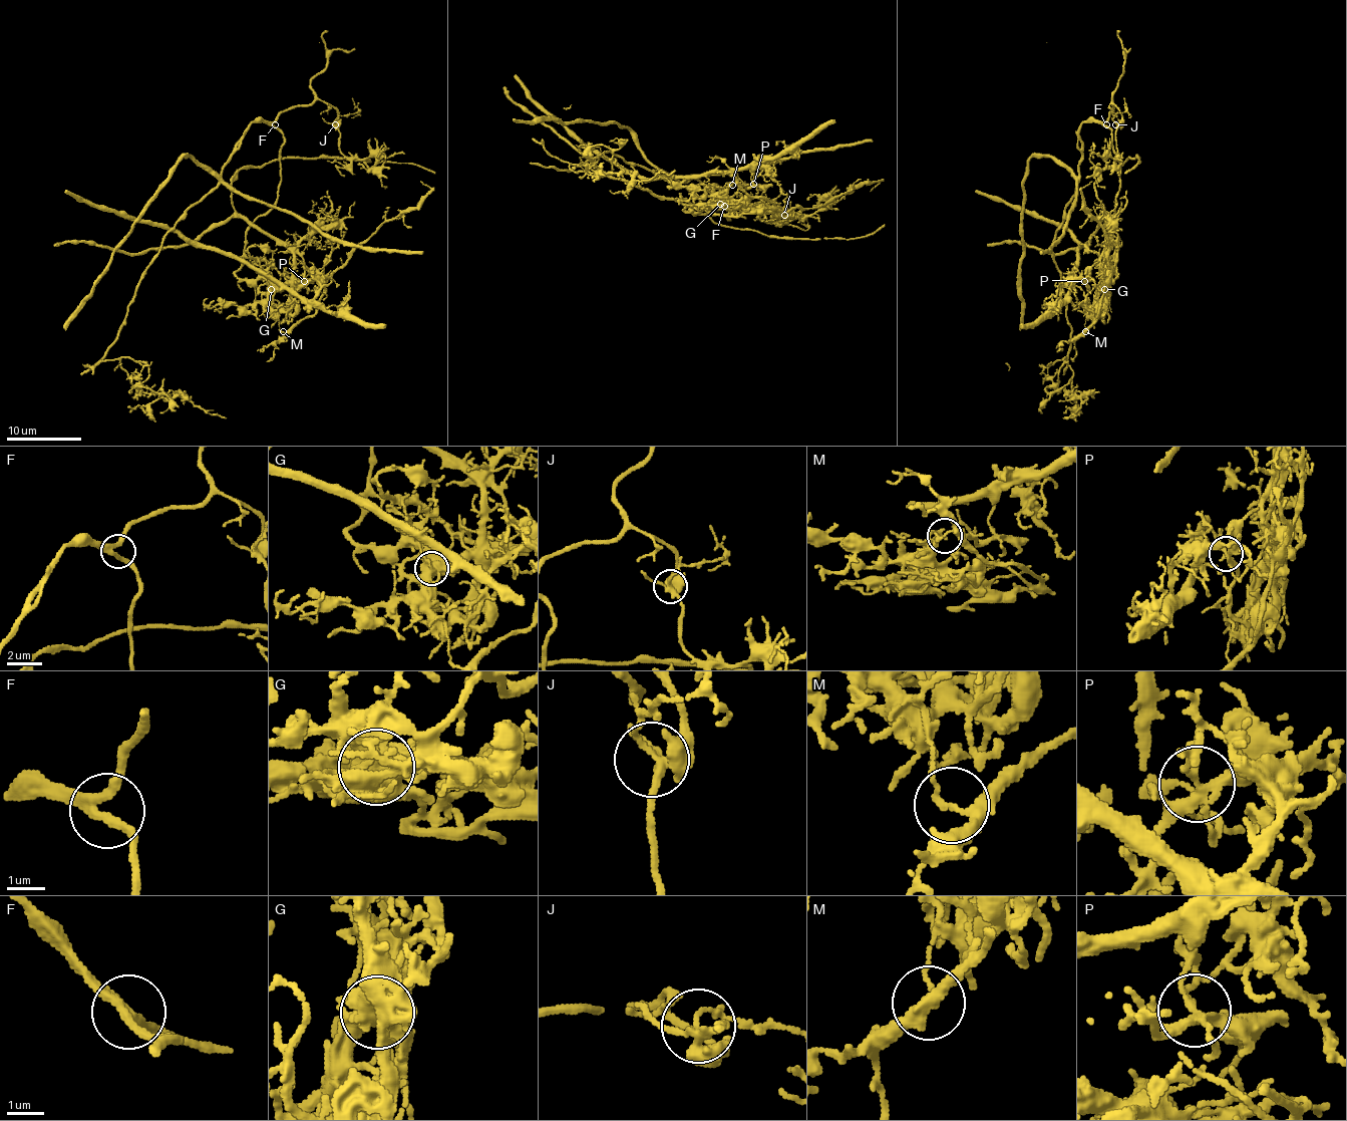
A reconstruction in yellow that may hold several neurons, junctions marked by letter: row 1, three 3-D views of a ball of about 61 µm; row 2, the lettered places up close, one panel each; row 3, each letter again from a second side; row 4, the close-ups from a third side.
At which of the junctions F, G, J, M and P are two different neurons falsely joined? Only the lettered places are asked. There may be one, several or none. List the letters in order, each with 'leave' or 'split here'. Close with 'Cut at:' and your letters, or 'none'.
F: leave
G: split here
J: leave
M: split here
P: split here
Cut at: G, M, P

